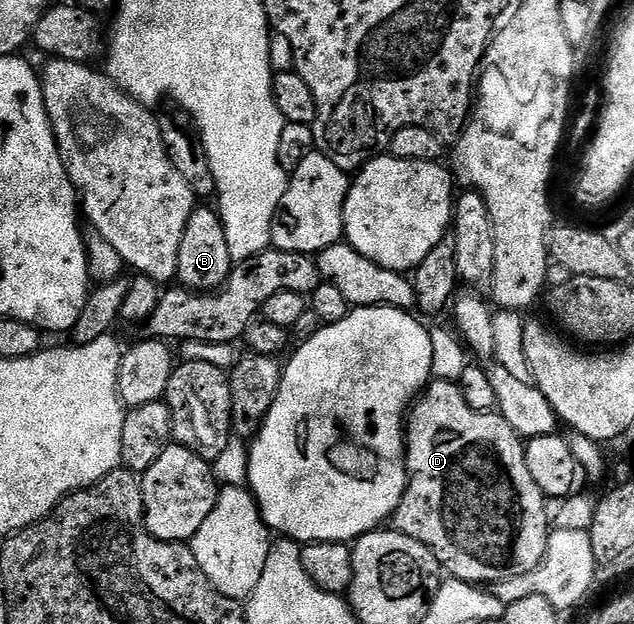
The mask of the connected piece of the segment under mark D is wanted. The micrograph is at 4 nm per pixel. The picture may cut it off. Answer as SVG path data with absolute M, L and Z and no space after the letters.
M431 379L413 401L404 424L406 437L407 482L404 498L394 511L392 524L397 531L420 542L434 555L447 577L481 585L481 580L495 582L528 574L545 557L551 526L545 502L547 496L532 479L526 461L523 437L508 426L497 411L472 410L464 402L457 383Z

